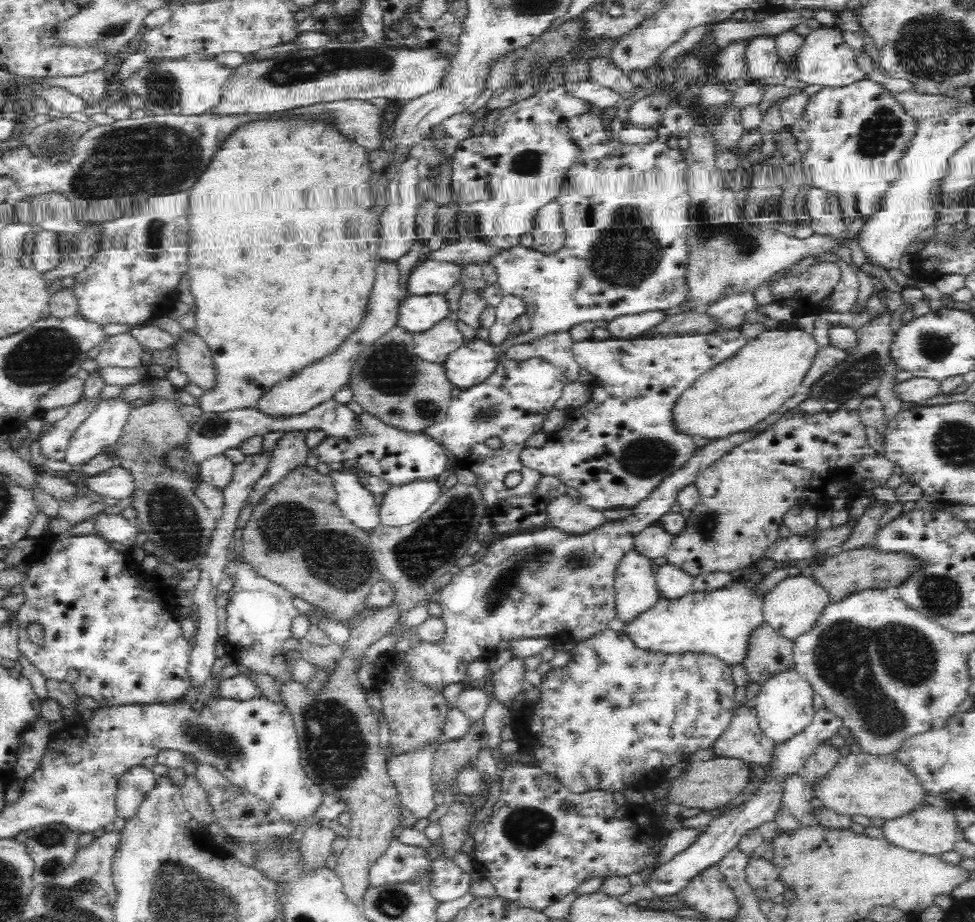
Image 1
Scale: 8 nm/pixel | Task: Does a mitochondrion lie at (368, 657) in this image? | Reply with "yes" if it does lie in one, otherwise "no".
no

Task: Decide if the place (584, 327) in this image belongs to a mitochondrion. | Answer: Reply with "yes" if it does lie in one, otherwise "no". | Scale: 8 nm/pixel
no

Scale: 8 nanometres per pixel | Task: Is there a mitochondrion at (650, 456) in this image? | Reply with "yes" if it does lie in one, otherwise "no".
yes

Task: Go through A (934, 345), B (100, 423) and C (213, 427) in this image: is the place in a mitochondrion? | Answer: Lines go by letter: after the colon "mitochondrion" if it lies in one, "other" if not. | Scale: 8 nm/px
A: mitochondrion
B: other
C: mitochondrion

